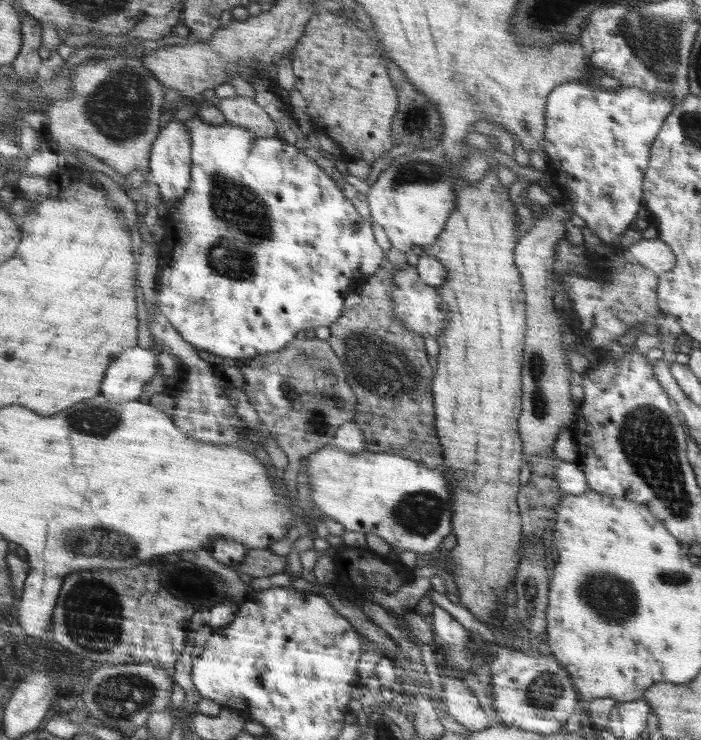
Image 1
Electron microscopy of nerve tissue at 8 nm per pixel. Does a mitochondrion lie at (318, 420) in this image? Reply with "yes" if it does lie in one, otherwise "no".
yes

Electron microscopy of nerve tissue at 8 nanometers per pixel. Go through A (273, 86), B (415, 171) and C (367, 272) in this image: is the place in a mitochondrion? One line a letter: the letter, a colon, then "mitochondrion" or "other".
A: other
B: mitochondrion
C: other

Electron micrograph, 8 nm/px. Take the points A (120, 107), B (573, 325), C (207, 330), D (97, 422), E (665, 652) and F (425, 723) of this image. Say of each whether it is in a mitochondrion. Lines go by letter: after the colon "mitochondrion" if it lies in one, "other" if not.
A: mitochondrion
B: other
C: other
D: mitochondrion
E: other
F: other

